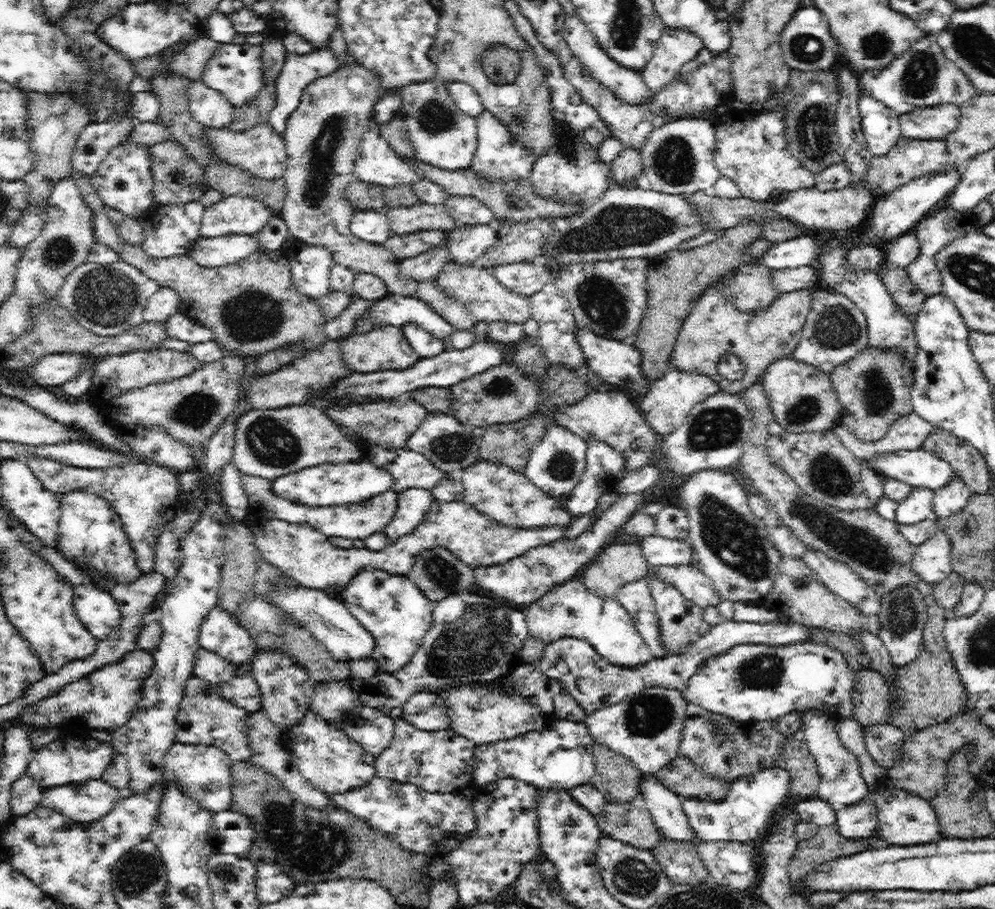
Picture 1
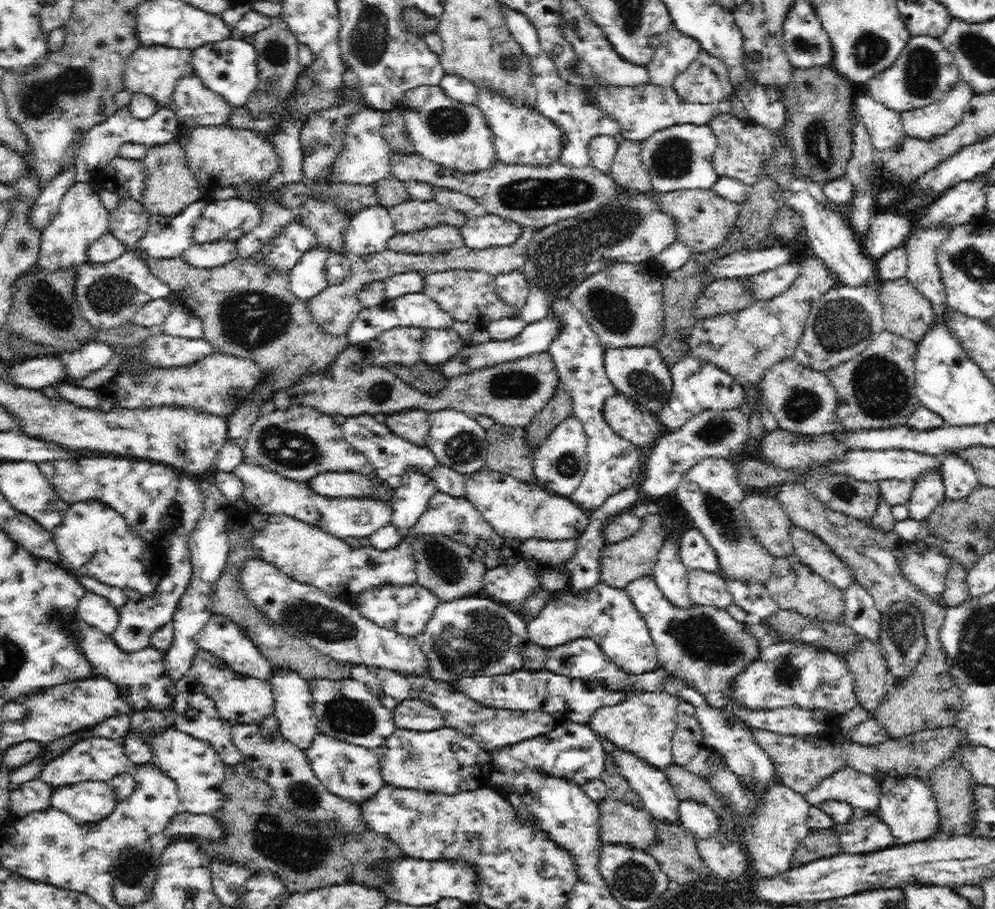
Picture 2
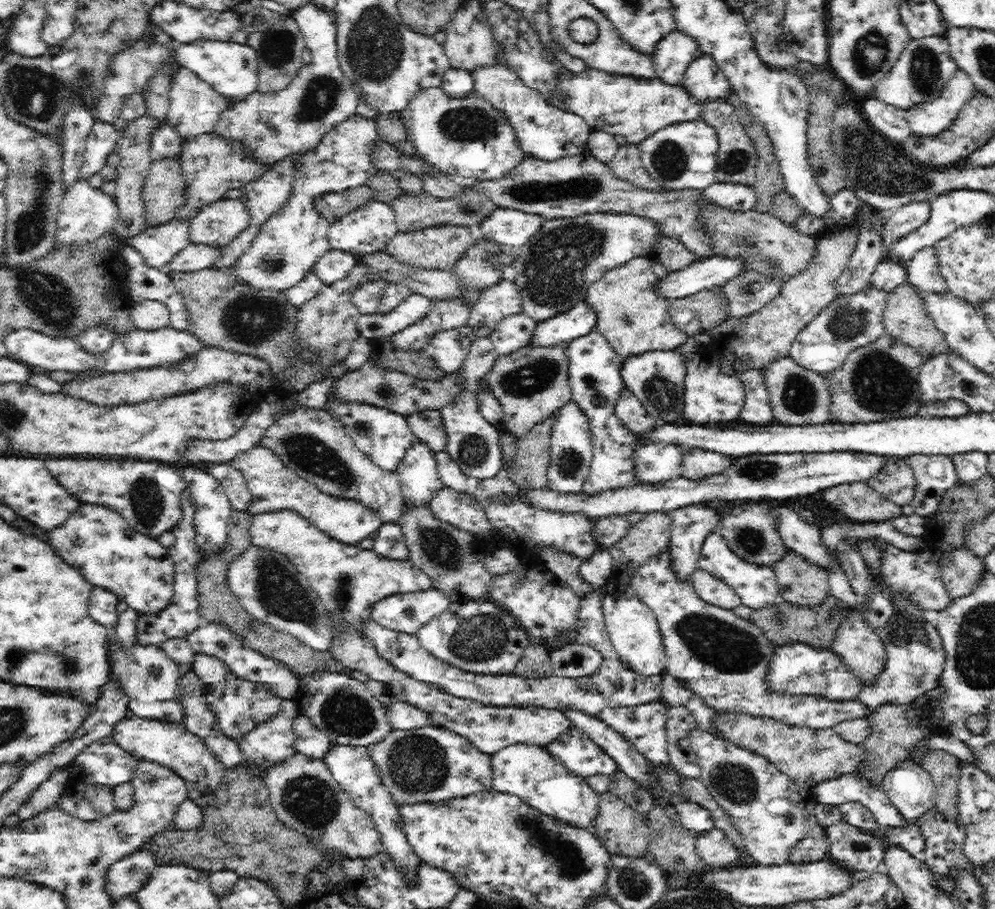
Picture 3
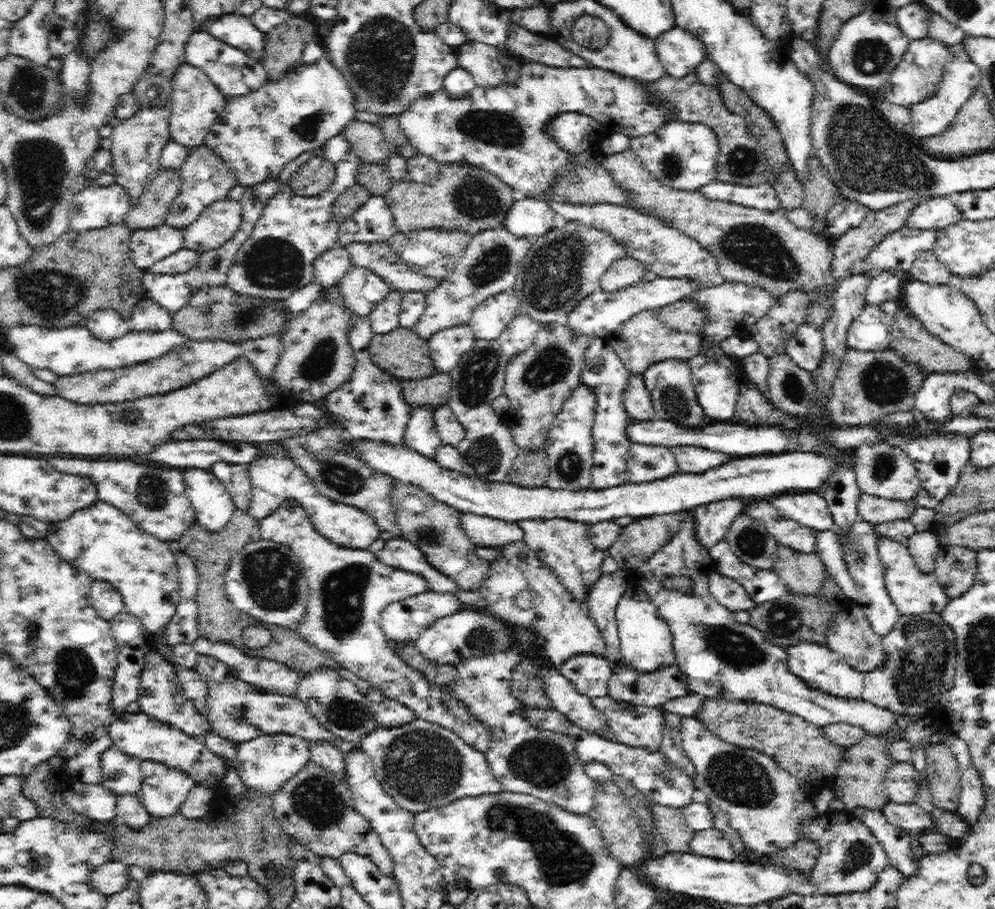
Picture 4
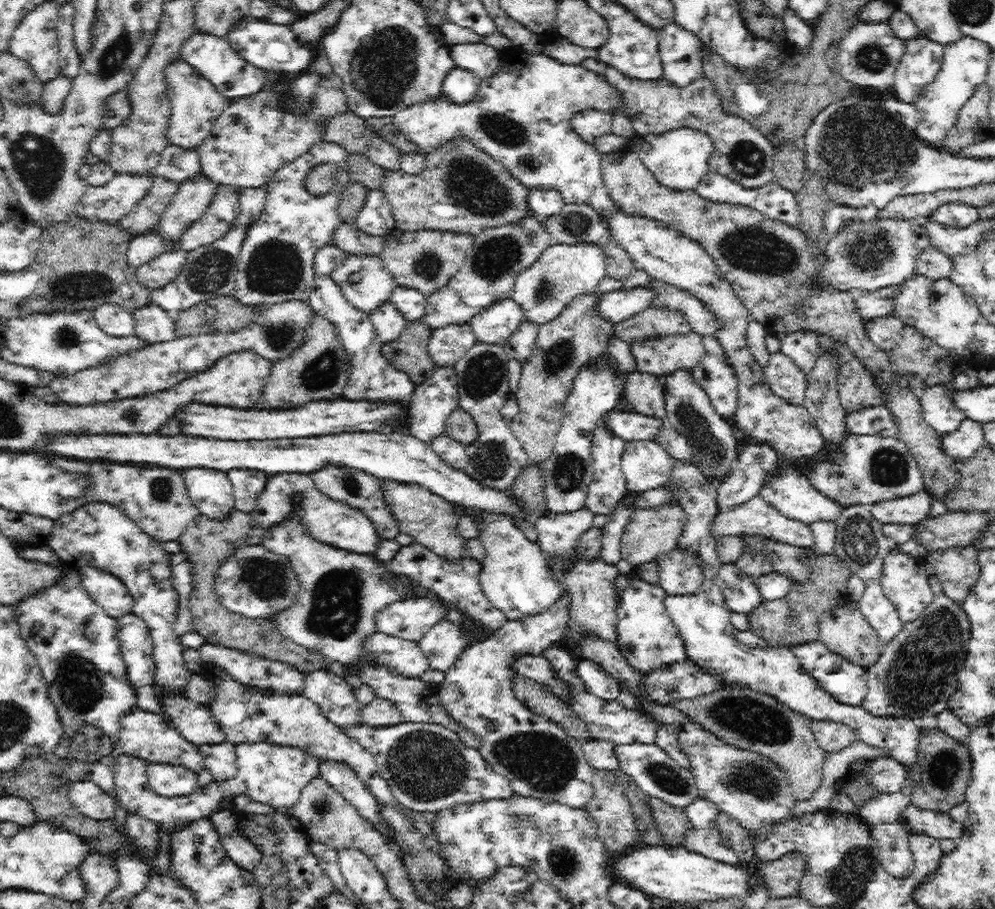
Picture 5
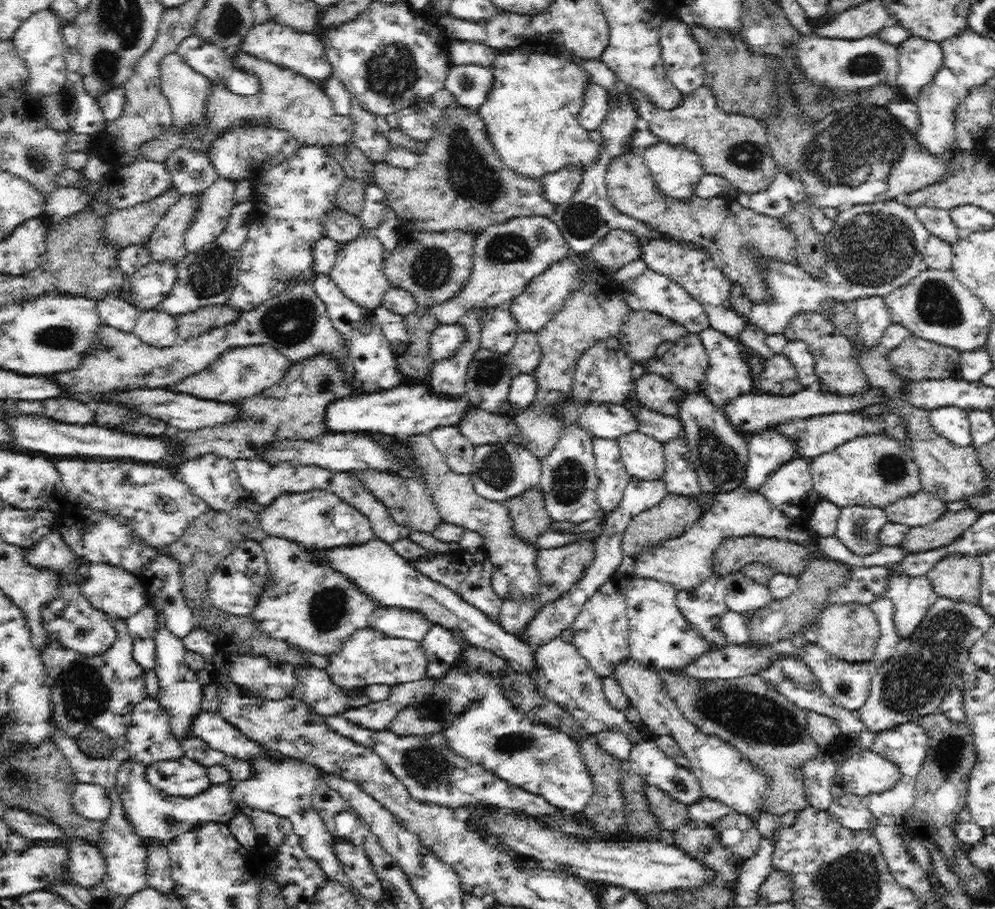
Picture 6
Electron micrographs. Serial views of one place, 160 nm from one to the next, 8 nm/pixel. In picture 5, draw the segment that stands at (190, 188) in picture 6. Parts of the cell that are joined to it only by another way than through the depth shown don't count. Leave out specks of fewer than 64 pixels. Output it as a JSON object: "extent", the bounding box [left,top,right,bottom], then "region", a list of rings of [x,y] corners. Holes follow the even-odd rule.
{"extent":[154,144,201,184],"region":[[[170,144],[162,151],[161,161],[155,168],[154,176],[180,184],[187,178],[197,177],[200,173],[201,162],[196,150],[186,150]]]}

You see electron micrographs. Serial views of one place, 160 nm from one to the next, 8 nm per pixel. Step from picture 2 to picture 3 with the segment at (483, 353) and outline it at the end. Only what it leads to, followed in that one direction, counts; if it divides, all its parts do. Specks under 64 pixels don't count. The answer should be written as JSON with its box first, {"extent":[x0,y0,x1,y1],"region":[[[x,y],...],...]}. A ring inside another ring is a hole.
{"extent":[529,301,596,346],"region":[[[581,301],[567,312],[540,321],[529,340],[529,346],[567,344],[576,337],[595,330],[596,313]]]}

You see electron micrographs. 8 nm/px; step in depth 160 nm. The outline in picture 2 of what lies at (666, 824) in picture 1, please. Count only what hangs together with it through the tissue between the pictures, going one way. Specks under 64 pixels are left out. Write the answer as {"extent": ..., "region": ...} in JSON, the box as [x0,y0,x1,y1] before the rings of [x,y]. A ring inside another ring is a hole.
{"extent":[602,741,681,823],"region":[[[602,741],[605,751],[612,754],[622,777],[642,798],[646,809],[653,818],[664,822],[680,823],[678,806],[681,800],[674,793],[664,770],[656,769],[638,757]]]}

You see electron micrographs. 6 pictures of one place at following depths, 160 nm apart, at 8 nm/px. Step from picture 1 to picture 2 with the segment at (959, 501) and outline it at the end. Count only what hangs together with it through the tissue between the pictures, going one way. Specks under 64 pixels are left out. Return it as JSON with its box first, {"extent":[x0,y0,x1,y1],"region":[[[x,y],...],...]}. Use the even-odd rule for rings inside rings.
{"extent":[940,454,979,500],"region":[[[948,454],[940,460],[945,498],[960,500],[978,486],[979,482],[974,469],[961,456]]]}

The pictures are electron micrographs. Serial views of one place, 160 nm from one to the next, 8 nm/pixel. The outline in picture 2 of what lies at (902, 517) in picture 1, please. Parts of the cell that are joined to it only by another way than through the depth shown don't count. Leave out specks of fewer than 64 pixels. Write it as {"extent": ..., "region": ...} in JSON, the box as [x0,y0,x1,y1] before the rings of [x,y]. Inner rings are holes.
{"extent":[906,467,944,521],"region":[[[936,467],[922,473],[915,481],[912,496],[906,504],[909,518],[926,521],[944,498],[942,471]]]}

